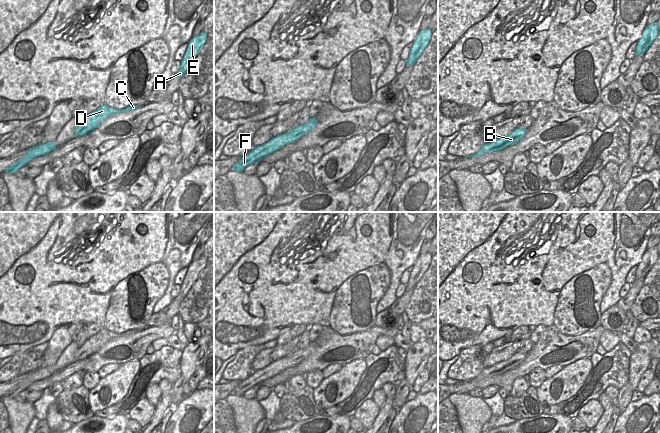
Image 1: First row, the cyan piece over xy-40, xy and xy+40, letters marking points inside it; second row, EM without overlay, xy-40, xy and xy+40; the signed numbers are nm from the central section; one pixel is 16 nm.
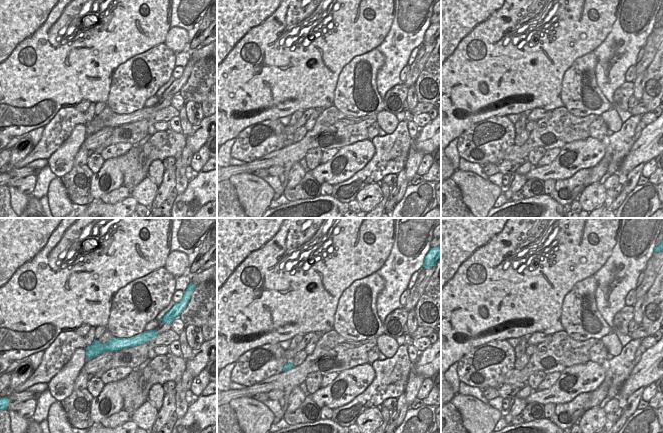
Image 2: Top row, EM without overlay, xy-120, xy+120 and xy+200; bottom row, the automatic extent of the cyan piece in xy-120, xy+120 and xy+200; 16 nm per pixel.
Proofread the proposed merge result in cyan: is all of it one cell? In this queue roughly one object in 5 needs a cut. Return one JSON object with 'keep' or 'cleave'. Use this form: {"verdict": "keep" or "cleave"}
{"verdict": "keep"}

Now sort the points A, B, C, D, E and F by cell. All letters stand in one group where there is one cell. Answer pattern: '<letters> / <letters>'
A B C D E F

